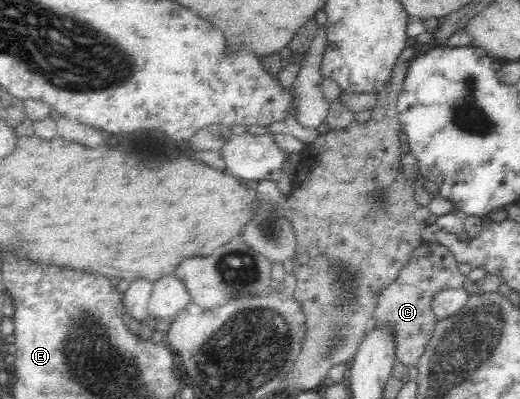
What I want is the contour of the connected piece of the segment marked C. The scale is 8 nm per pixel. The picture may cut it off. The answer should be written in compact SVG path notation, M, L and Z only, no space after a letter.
M437 243L419 245L397 278L384 286L377 296L369 330L391 329L397 363L417 368L439 322L431 307L435 294L451 288L463 288L466 279L467 276L459 271L459 263L447 247Z

